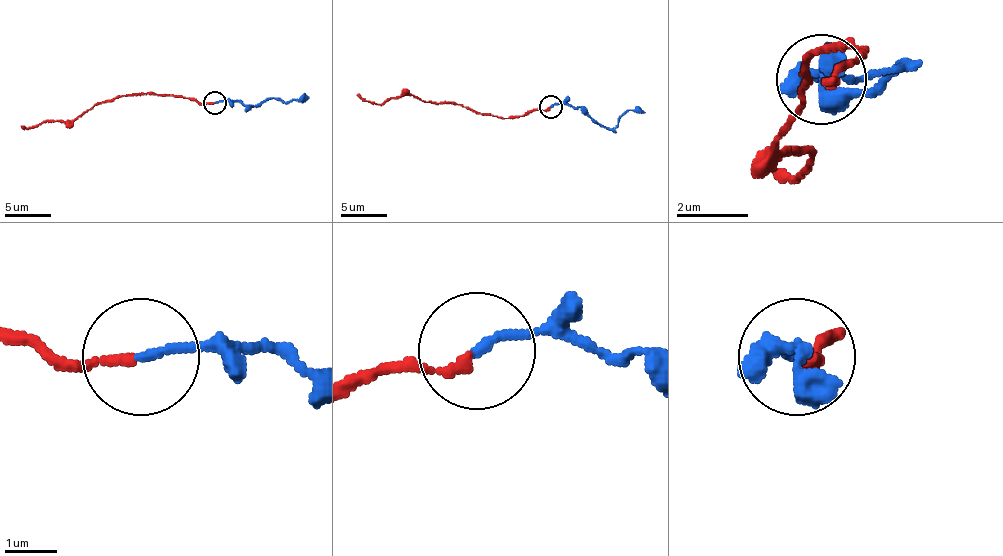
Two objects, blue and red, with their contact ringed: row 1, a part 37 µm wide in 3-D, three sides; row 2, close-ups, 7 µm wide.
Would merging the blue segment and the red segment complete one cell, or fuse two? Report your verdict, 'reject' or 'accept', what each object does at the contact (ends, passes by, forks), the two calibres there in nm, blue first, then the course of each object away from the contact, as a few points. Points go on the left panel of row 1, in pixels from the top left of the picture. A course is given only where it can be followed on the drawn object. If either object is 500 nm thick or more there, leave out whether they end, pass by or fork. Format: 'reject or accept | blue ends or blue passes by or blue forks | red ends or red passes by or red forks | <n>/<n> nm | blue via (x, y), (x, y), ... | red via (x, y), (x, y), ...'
reject | blue ends | red ends | 180/200 nm | blue via (215, 103), (231, 101), (261, 105), (271, 98), (287, 103), (308, 96) | red via (213, 103), (141, 94), (94, 103), (73, 119), (41, 122), (27, 129), (20, 126)

